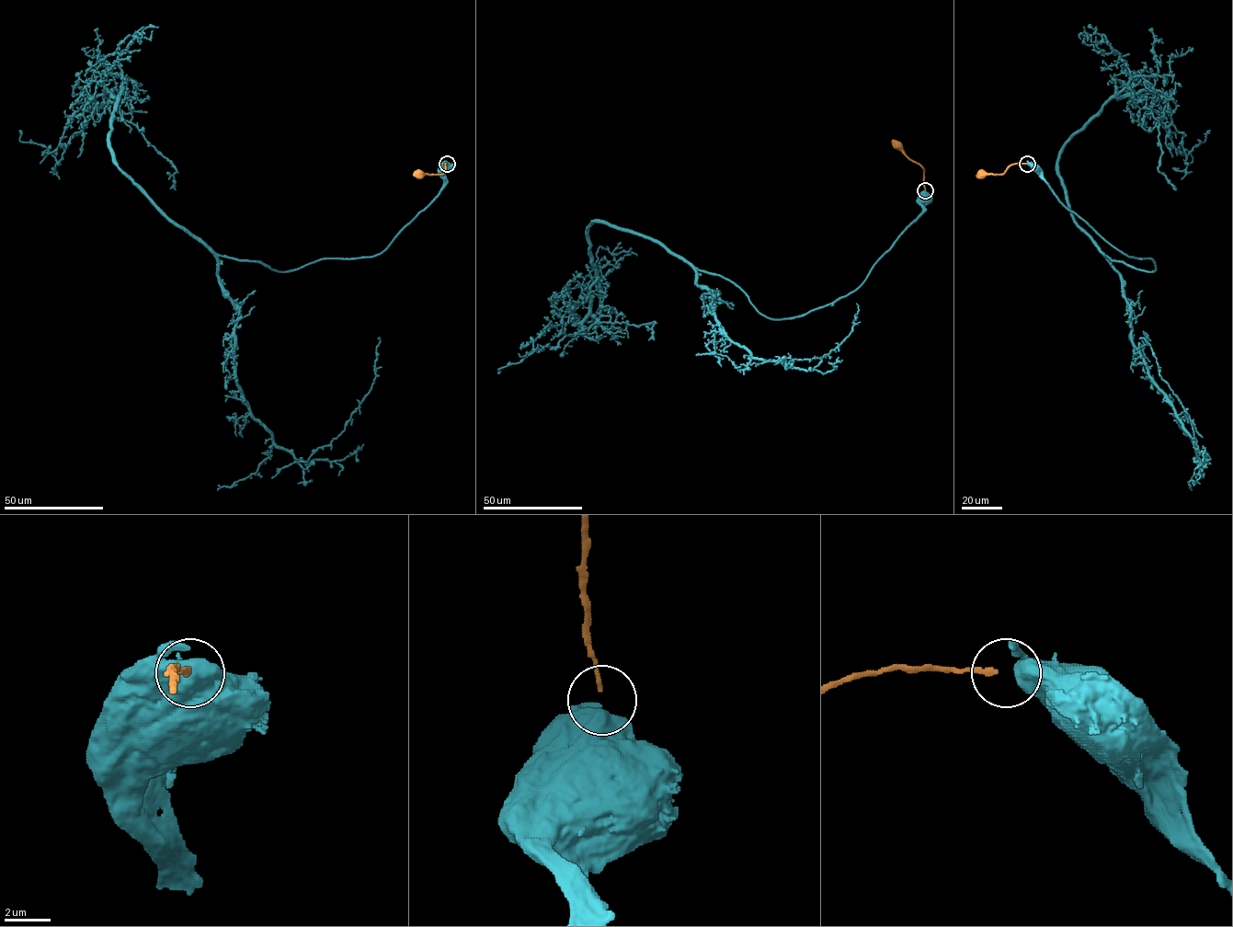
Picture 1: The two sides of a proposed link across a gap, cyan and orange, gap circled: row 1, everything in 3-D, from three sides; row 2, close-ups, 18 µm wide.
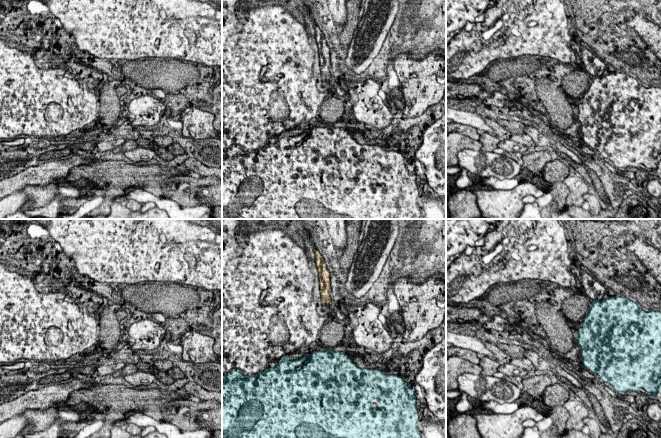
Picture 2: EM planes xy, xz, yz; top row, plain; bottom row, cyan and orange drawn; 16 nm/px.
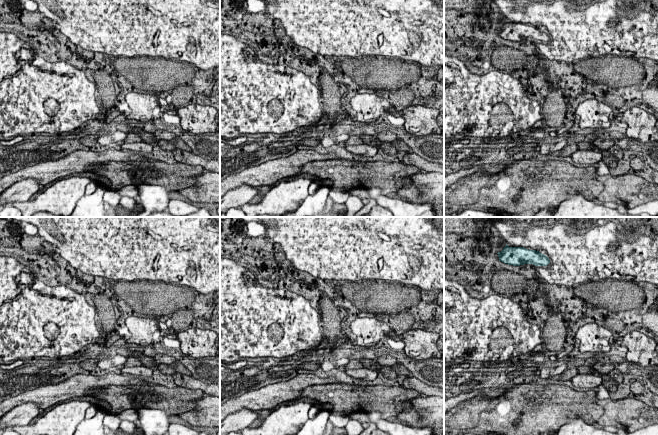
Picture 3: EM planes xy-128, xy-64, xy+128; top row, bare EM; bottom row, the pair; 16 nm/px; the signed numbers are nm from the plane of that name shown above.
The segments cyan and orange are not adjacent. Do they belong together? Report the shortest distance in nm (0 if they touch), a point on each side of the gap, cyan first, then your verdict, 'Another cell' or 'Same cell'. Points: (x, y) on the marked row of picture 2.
Distance 750 nm. Across: xz (328, 349), (328, 303). Another cell

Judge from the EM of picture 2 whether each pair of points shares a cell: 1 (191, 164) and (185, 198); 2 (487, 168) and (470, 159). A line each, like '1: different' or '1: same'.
1: different
2: same

